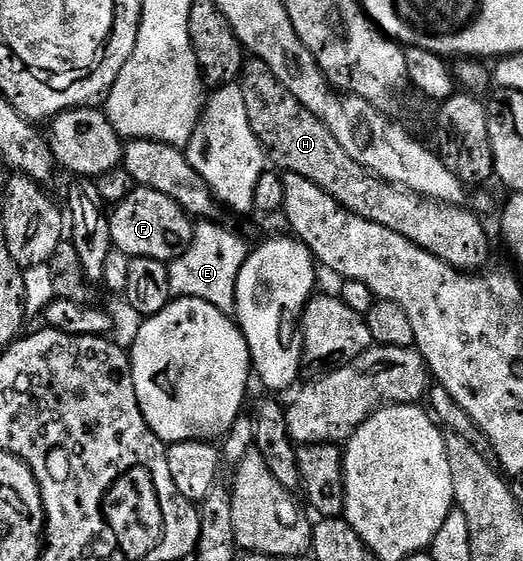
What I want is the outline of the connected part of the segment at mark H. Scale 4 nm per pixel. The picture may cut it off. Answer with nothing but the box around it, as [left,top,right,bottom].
[237,58,491,273]

